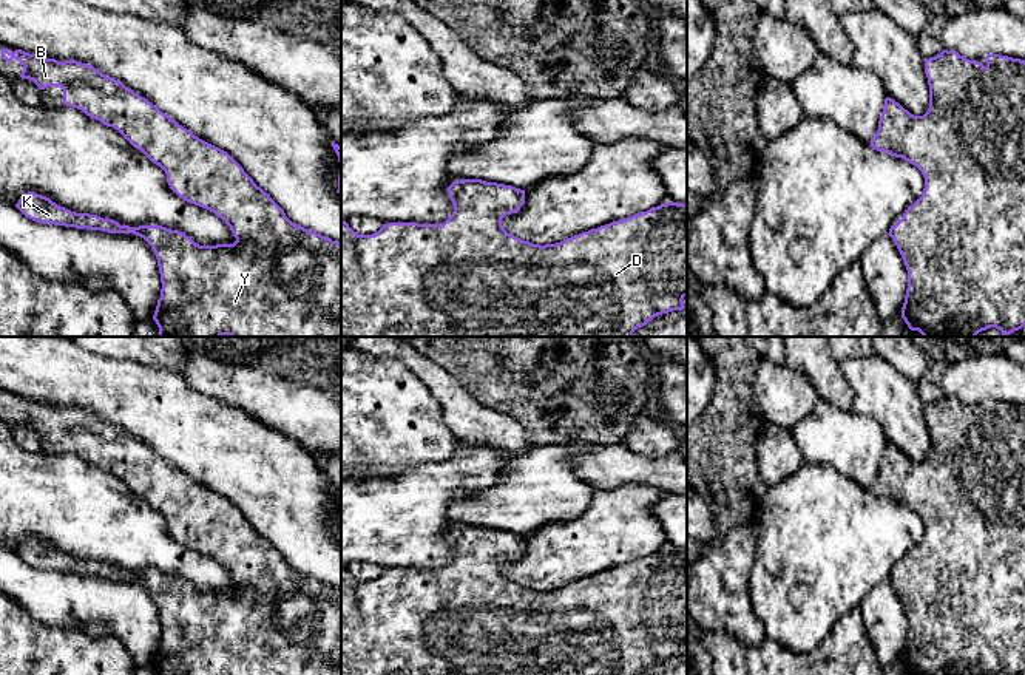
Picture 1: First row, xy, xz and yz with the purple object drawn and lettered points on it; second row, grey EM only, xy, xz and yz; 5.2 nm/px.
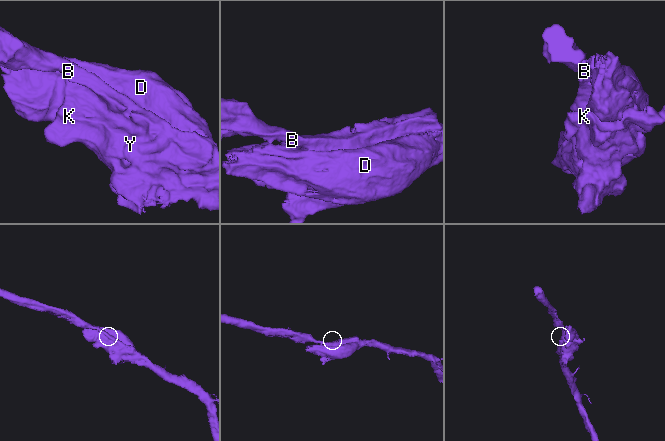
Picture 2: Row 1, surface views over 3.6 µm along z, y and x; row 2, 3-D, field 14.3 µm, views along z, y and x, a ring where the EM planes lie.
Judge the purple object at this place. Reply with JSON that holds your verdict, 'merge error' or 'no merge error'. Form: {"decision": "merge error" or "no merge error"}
{"decision": "no merge error"}

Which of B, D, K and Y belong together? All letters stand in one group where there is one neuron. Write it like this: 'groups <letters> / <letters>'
groups B D K Y

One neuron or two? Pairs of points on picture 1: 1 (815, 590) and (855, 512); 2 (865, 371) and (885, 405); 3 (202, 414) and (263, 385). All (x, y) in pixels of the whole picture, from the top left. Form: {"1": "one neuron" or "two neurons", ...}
{"1": "one neuron", "2": "one neuron", "3": "two neurons"}

